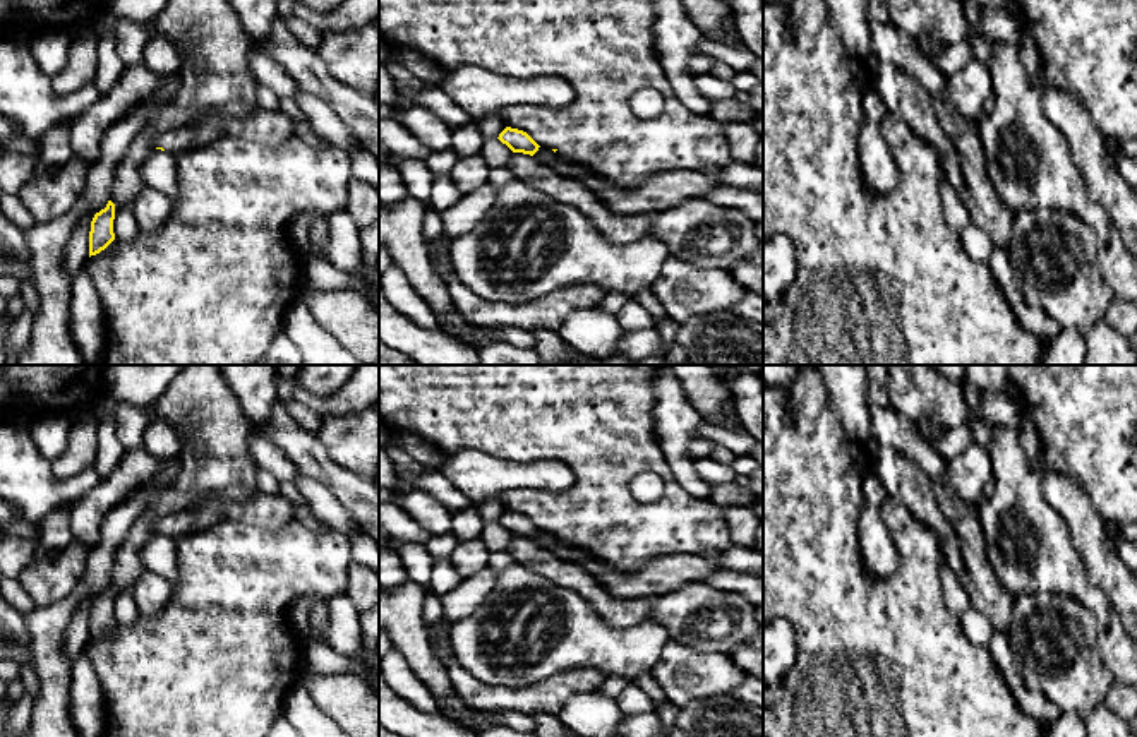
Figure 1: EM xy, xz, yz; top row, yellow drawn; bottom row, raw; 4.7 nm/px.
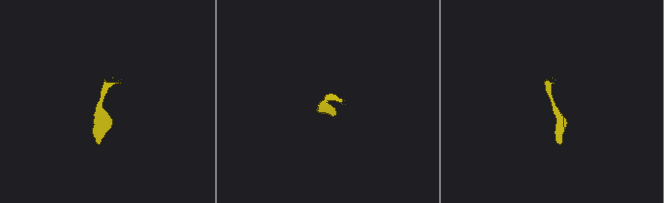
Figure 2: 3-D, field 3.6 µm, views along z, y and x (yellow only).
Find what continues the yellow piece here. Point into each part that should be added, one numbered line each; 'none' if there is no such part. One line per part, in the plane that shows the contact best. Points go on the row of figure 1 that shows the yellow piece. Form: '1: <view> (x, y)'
1: xy (270, 127)

